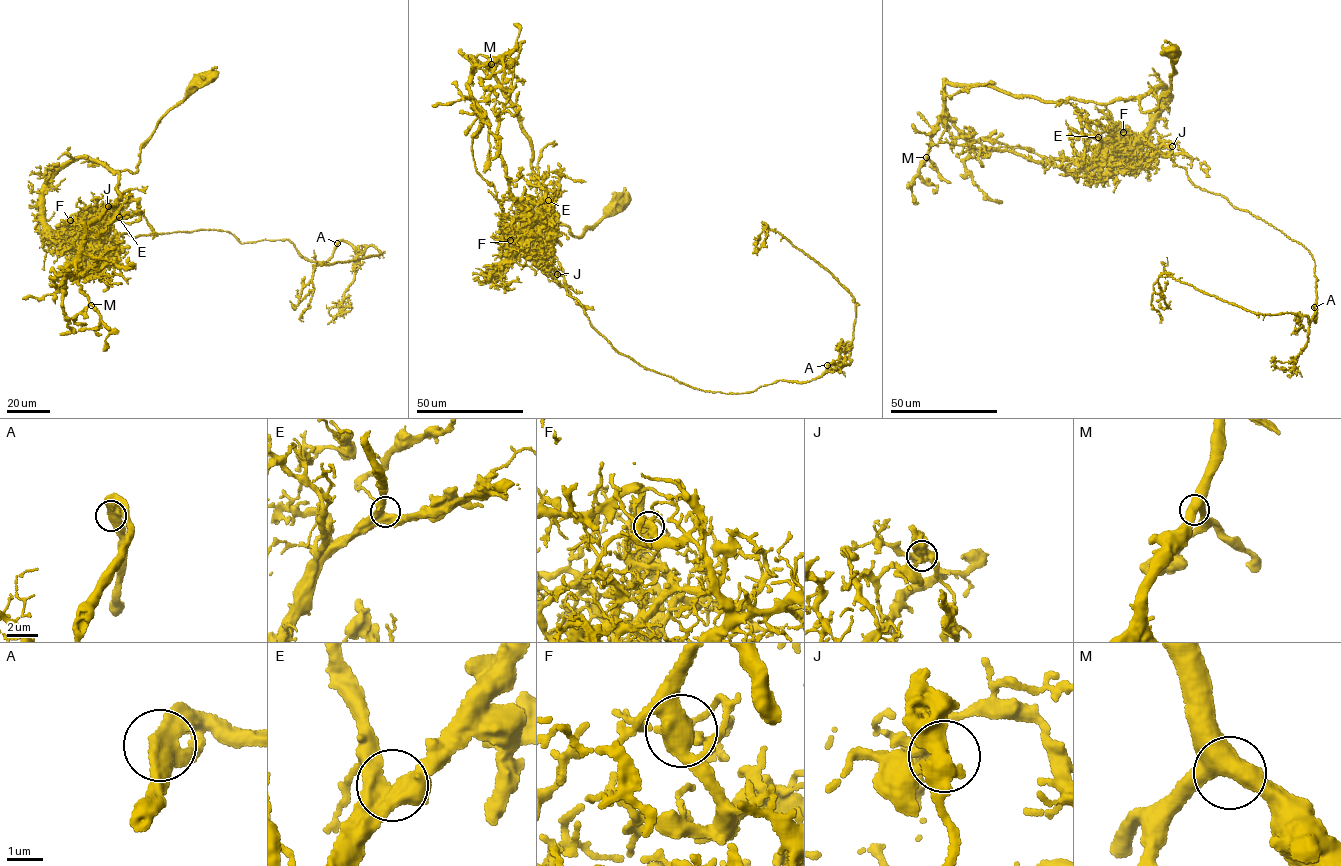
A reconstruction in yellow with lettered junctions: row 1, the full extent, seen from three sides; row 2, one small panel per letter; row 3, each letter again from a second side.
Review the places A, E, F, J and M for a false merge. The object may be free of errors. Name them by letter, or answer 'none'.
J

